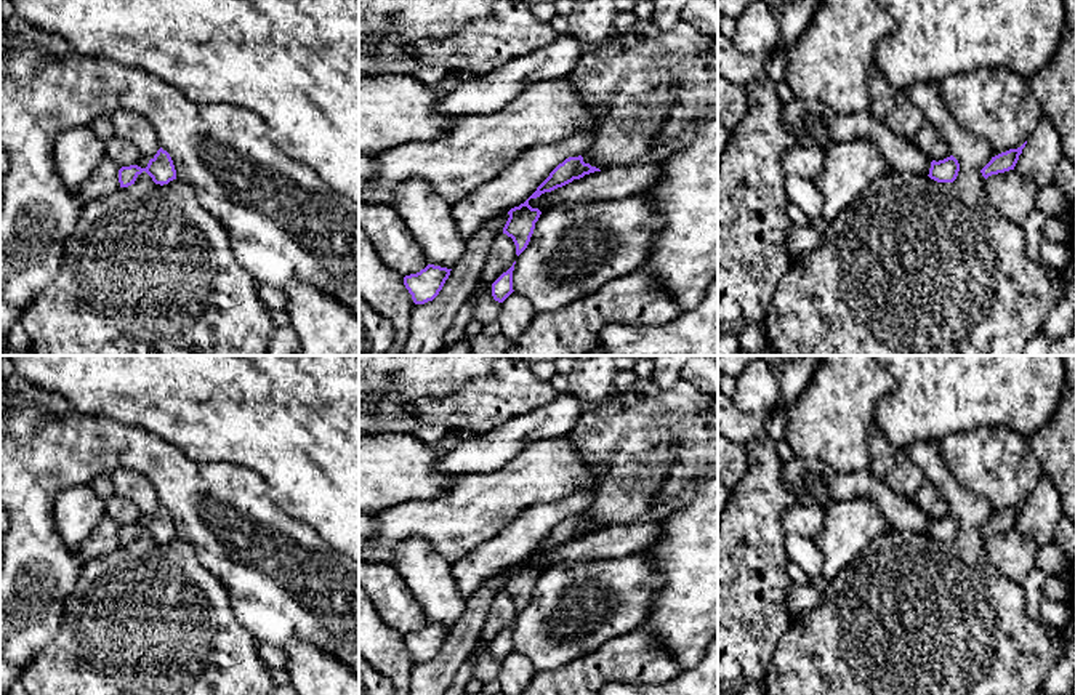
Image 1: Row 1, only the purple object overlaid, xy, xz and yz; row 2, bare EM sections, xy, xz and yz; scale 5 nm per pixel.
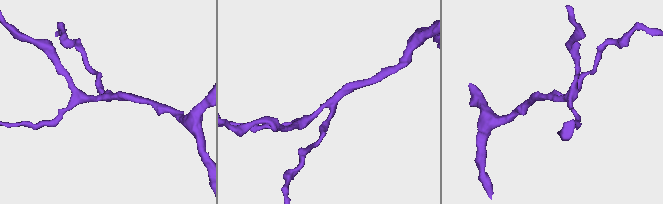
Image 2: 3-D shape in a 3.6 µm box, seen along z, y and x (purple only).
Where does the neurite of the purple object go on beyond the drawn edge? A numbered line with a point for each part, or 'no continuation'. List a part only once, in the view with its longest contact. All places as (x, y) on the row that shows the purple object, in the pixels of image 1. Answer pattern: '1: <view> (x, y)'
no continuation

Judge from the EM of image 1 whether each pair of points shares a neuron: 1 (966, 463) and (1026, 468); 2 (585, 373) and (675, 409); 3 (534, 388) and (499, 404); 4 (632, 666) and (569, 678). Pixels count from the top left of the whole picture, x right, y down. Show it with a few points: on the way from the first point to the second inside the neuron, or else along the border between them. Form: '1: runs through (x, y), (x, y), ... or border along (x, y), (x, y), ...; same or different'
1: runs through (981, 463), (997, 463), (1002, 468), (1011, 468); same
2: border along (614, 389), (598, 402); different
3: runs through (526, 391), (511, 391), (507, 396); same
4: runs through (616, 666), (606, 666), (585, 678); same

